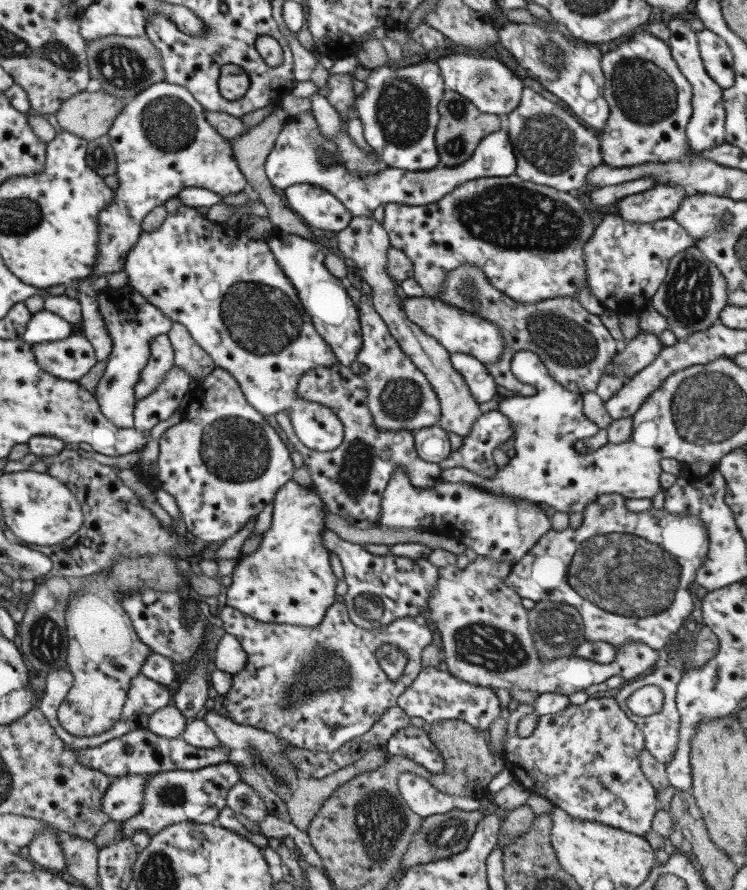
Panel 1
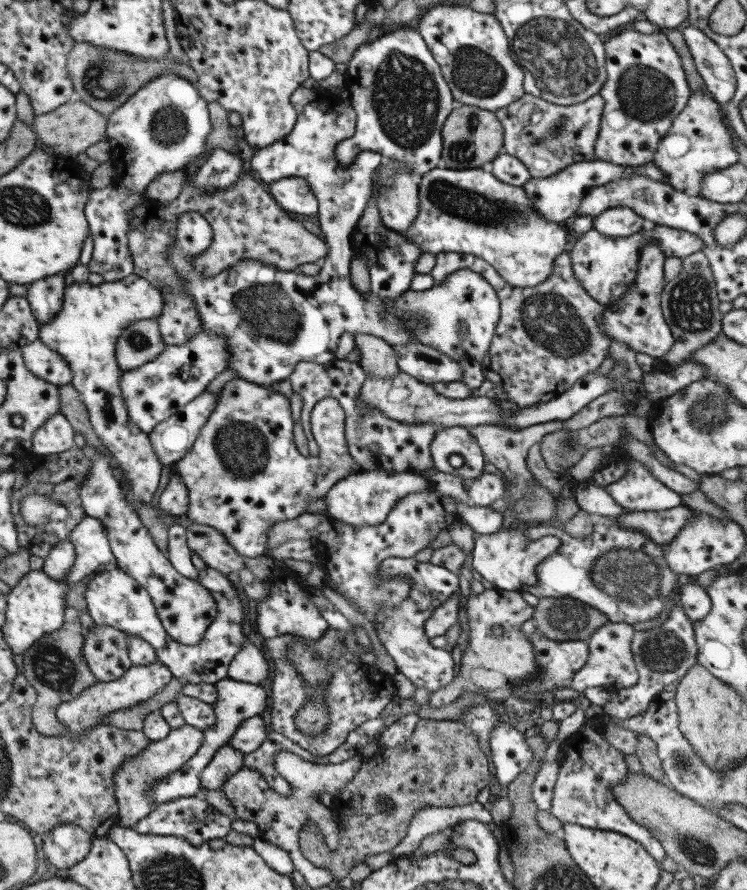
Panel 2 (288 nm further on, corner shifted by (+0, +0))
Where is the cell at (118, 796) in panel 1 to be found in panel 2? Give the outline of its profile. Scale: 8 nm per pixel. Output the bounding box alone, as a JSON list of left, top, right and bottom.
[145,678,265,810]

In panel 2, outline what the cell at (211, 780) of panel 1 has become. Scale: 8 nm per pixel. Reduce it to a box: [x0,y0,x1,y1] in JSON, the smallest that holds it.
[199,746,243,790]

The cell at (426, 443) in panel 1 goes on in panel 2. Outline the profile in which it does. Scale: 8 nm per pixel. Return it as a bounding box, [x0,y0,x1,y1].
[429,428,485,482]

